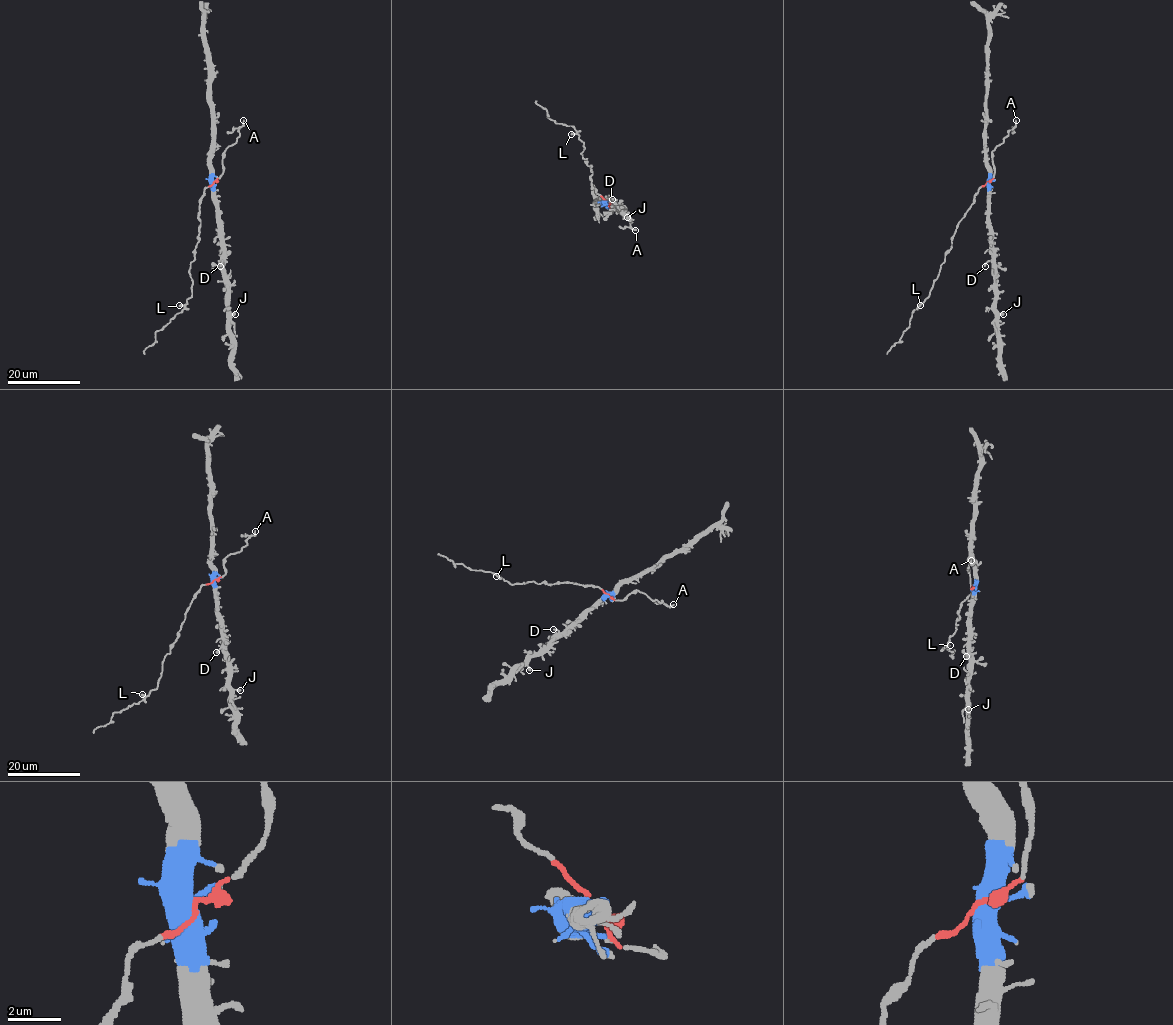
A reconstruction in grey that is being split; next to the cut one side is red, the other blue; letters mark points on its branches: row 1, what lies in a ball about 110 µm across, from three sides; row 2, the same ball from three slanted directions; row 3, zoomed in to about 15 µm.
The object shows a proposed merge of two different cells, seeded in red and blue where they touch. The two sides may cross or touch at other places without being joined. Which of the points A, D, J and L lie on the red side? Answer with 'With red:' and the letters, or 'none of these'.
With red: A, L

